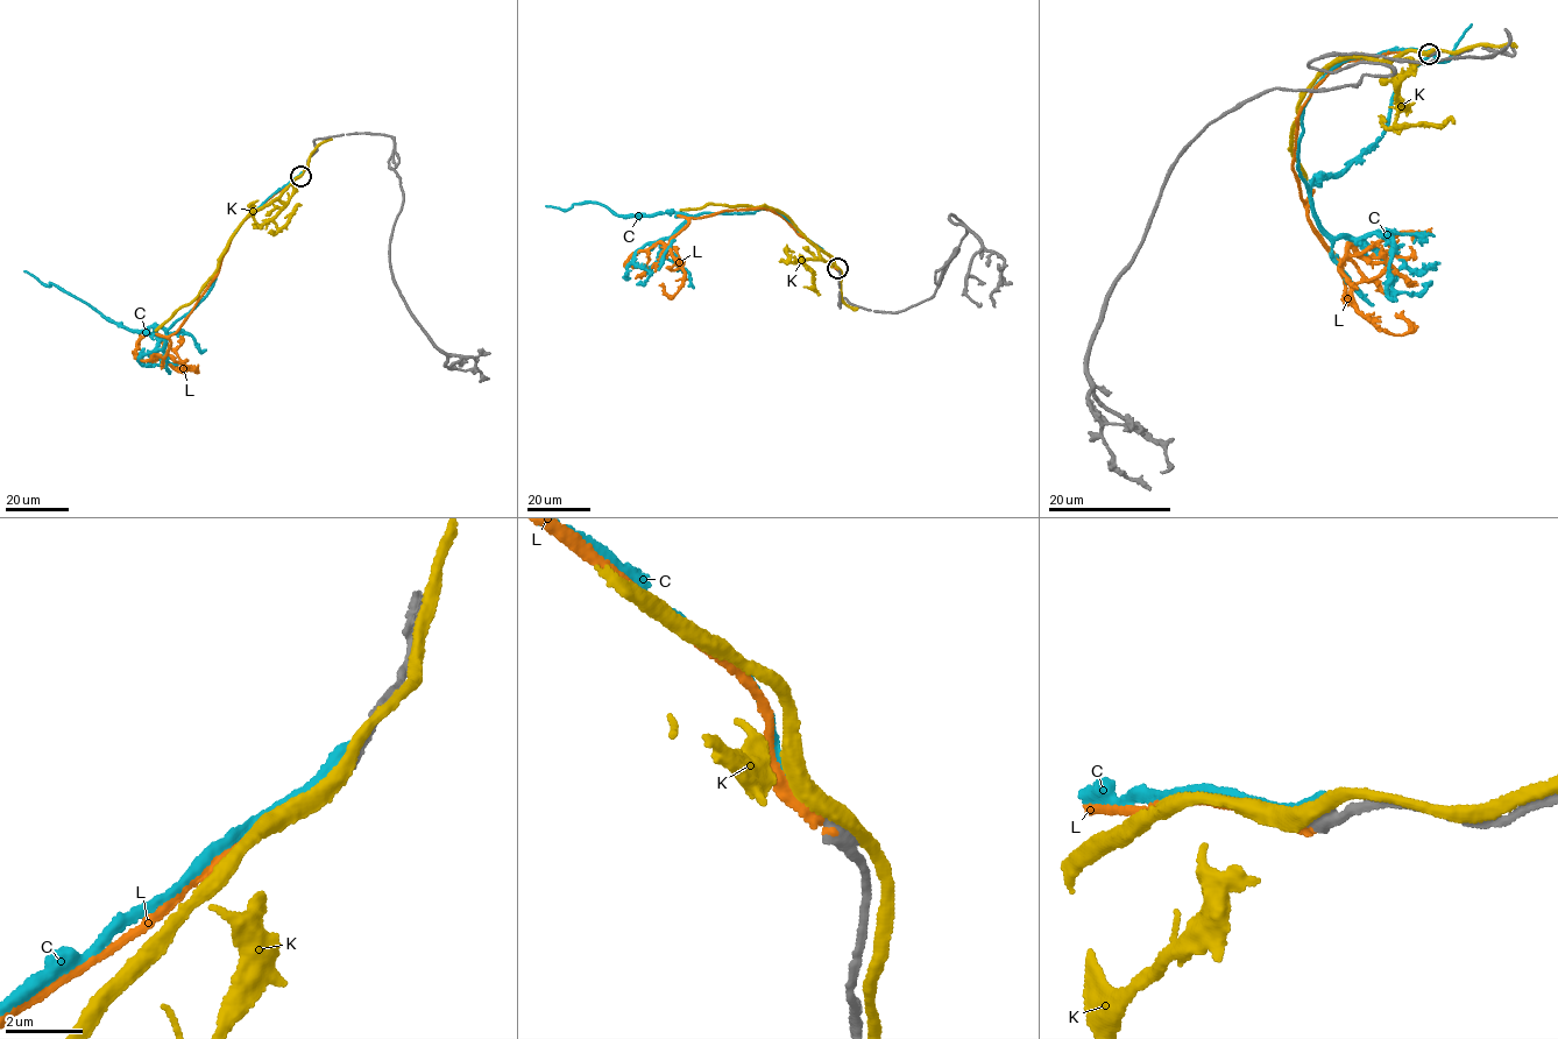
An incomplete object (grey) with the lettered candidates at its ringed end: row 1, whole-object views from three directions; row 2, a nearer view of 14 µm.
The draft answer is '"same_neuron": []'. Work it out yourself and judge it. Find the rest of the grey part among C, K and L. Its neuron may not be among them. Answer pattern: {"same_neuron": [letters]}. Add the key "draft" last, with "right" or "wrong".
{"same_neuron": ["L"], "draft": "wrong"}

